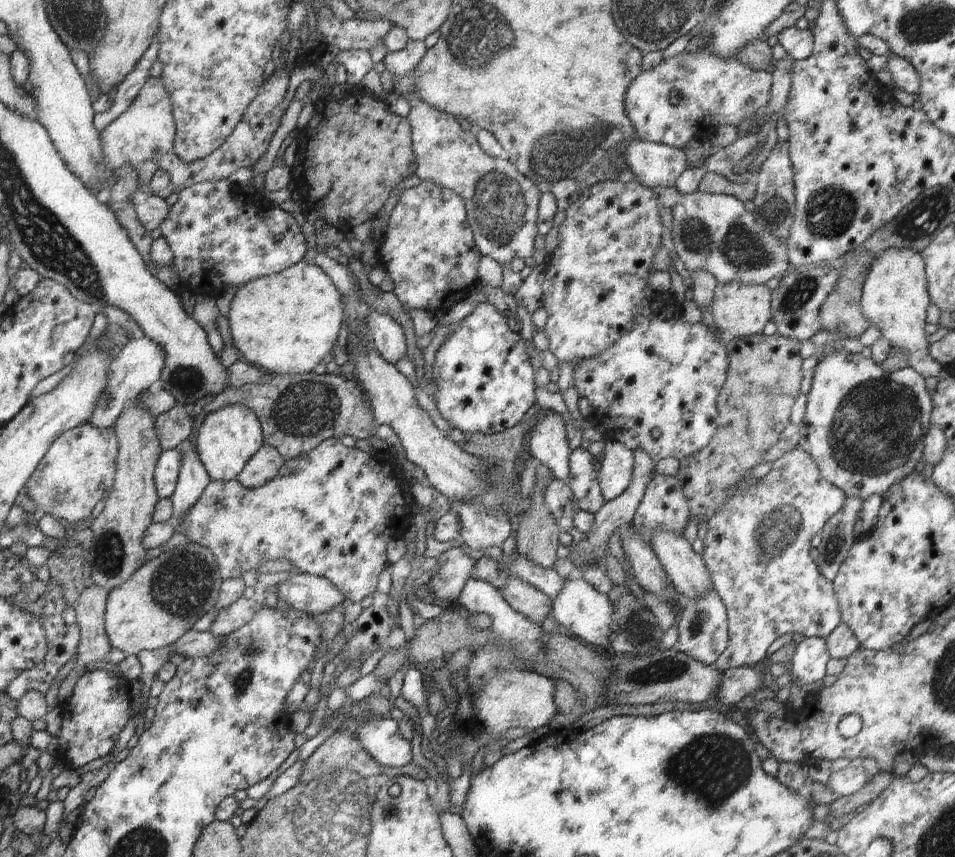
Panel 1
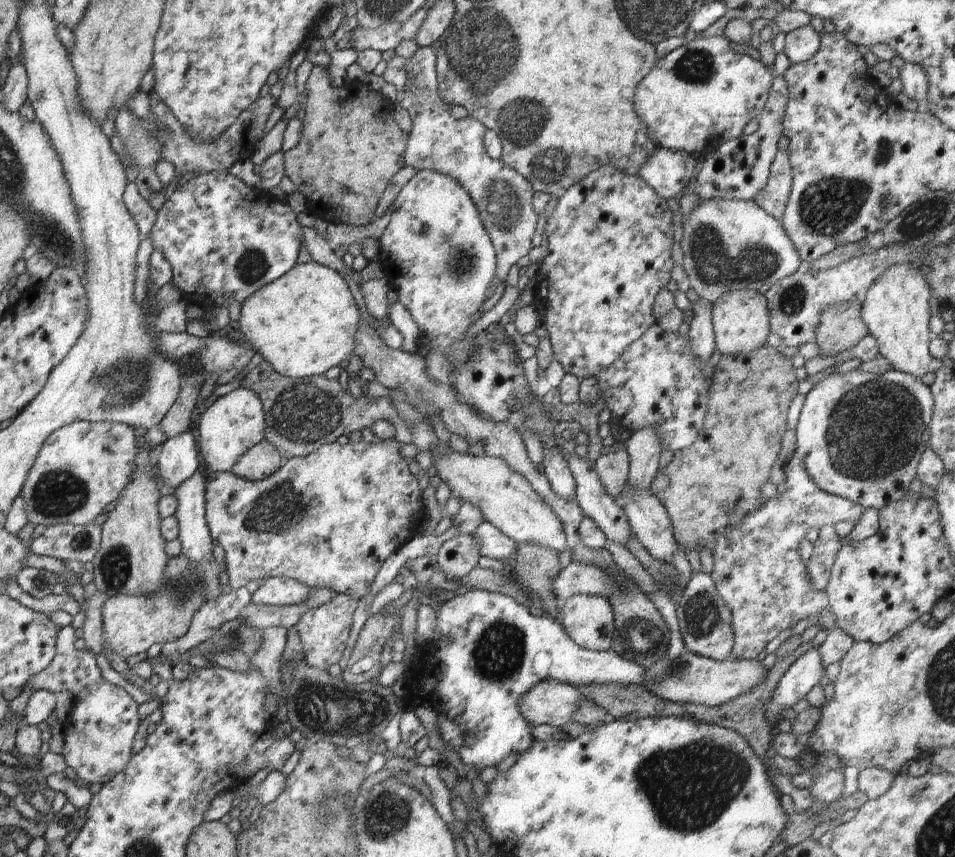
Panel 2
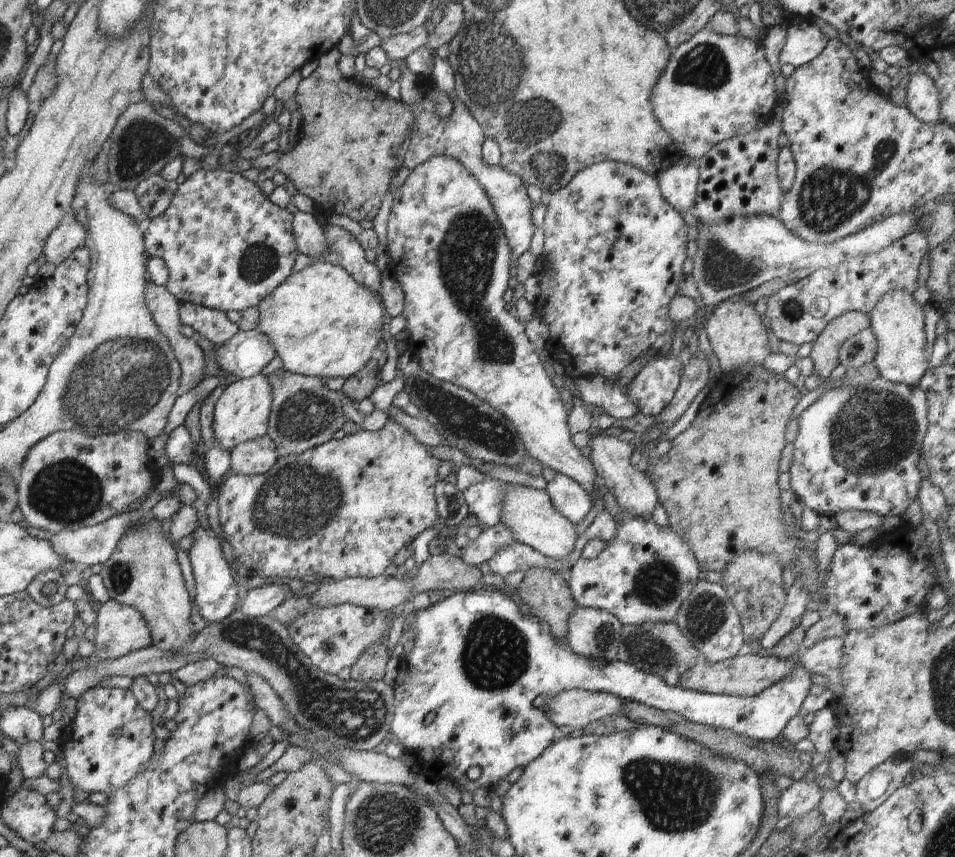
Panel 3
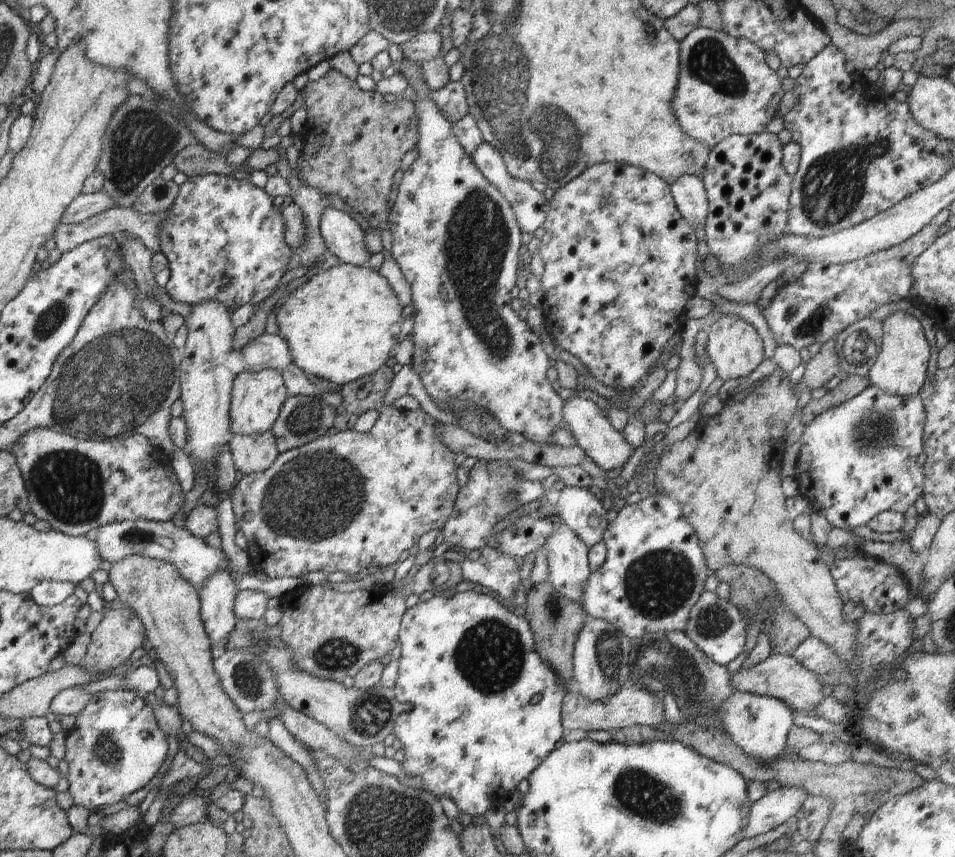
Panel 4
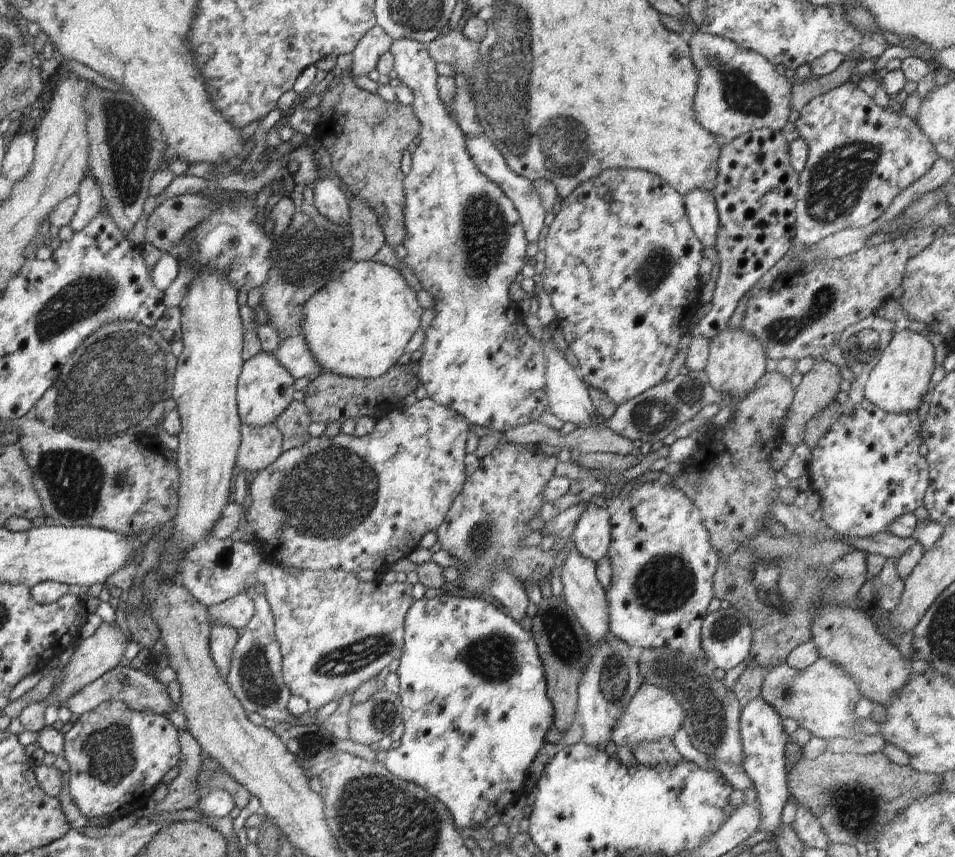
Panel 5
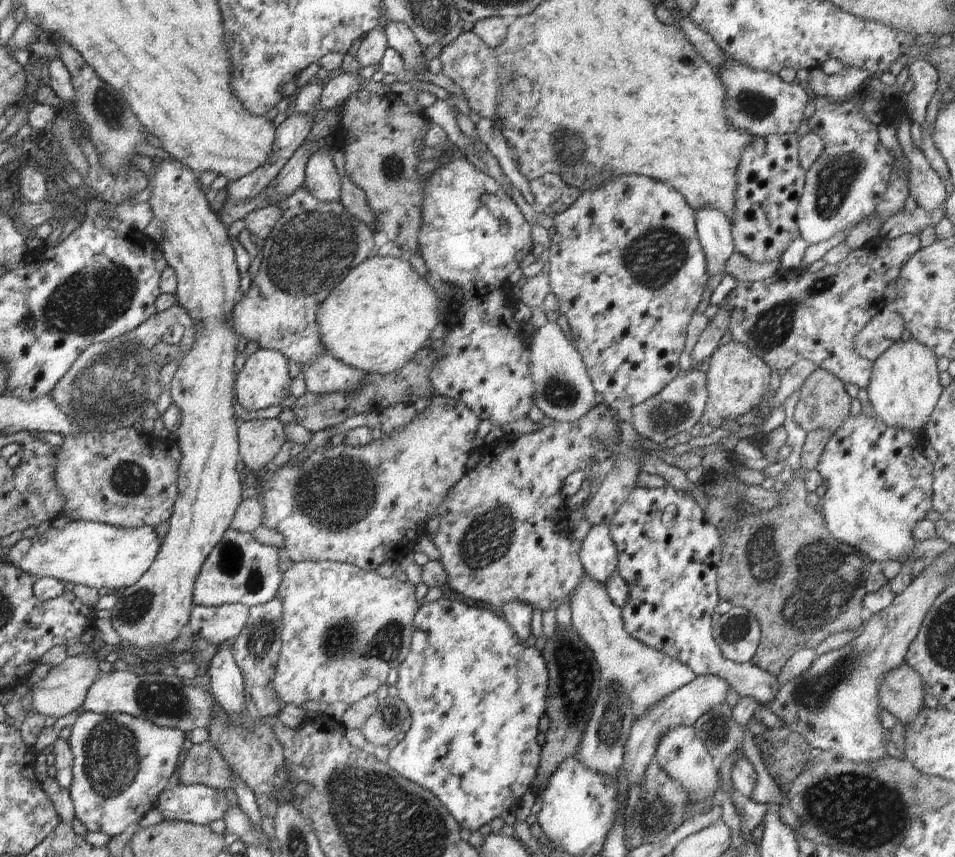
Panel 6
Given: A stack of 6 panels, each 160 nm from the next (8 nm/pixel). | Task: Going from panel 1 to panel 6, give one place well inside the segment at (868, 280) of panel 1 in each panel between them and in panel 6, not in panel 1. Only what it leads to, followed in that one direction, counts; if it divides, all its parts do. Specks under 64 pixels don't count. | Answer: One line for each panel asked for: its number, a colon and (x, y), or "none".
2: (896, 311)
3: (897, 320)
4: (900, 369)
5: (897, 383)
6: (904, 389)

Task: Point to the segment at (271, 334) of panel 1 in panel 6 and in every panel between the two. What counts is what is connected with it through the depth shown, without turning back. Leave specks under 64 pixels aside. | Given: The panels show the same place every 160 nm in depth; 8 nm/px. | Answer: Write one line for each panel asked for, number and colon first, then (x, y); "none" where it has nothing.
2: (303, 323)
3: (321, 323)
4: (340, 325)
5: (358, 325)
6: (380, 315)

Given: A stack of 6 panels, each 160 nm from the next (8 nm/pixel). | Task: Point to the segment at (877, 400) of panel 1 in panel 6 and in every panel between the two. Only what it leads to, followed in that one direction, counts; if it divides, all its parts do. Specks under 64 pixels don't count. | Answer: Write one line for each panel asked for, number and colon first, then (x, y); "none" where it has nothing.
2: (861, 438)
3: (859, 449)
4: (856, 460)
5: (867, 468)
6: (879, 485)

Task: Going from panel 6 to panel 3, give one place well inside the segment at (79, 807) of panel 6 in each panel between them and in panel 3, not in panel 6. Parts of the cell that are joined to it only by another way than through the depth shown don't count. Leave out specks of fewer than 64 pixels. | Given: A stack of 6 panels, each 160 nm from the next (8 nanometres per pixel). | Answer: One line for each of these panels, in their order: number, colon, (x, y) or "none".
3: (112, 740)
4: (116, 746)
5: (116, 755)

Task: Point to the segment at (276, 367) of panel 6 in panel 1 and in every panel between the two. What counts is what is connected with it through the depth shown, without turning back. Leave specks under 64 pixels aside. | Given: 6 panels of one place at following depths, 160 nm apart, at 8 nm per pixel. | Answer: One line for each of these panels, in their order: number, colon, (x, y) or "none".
1: (227, 438)
2: (232, 424)
3: (241, 414)
4: (256, 398)
5: (264, 387)

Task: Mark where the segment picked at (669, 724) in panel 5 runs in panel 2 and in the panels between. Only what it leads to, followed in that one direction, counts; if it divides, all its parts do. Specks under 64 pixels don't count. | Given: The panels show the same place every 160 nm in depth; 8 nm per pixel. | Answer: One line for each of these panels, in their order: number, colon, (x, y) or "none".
2: (551, 702)
3: (578, 708)
4: (629, 706)

